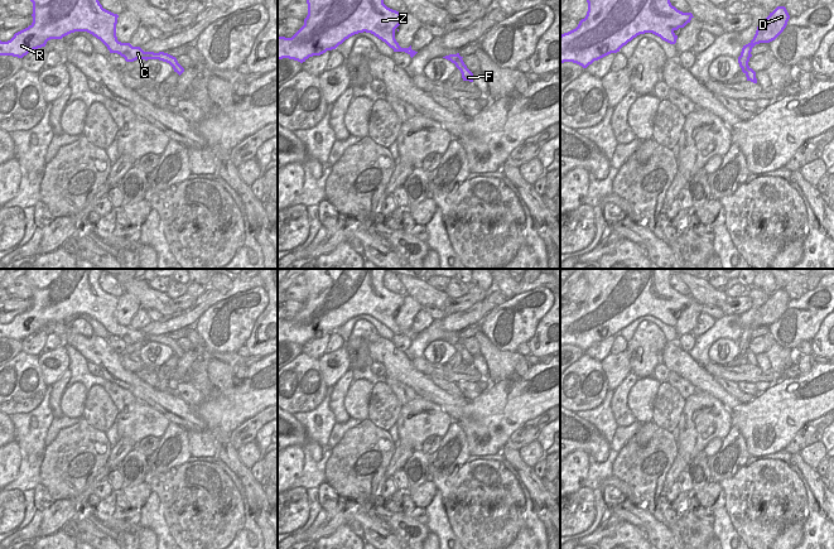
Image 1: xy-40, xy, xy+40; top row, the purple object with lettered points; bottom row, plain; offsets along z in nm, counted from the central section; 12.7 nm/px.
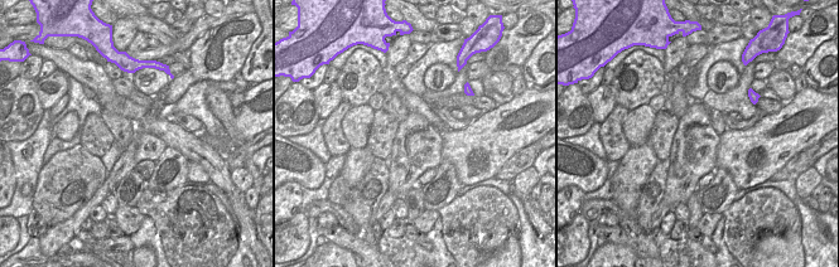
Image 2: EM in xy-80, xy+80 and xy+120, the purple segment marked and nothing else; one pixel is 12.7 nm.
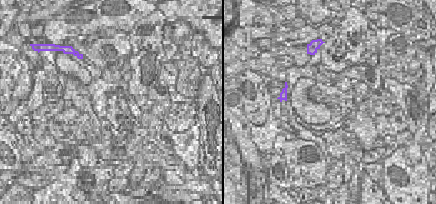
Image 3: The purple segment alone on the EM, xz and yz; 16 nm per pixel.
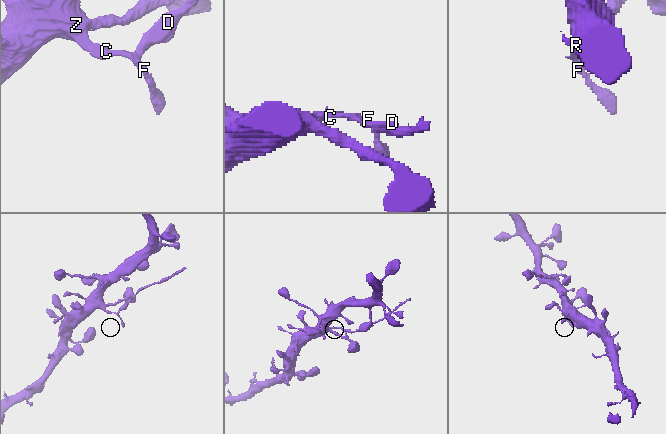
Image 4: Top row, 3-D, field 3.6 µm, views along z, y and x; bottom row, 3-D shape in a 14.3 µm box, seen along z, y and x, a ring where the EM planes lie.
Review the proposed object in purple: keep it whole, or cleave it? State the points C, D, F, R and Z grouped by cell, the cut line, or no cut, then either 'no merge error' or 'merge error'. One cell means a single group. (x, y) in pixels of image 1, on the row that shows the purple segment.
C F R Z / D; cut in xy+40 along (747, 64), (745, 72); merge error

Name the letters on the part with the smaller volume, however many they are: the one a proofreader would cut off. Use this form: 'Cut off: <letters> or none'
Cut off: D

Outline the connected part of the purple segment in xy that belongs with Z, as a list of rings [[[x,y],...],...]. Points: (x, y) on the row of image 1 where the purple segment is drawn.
[[[307,0],[304,25],[291,37],[278,37],[278,61],[289,58],[300,63],[309,57],[336,49],[349,37],[371,33],[394,52],[405,52],[411,58],[418,53],[401,48],[395,32],[405,13],[387,8],[384,0]]]

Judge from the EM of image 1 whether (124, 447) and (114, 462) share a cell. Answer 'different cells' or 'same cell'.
same cell

